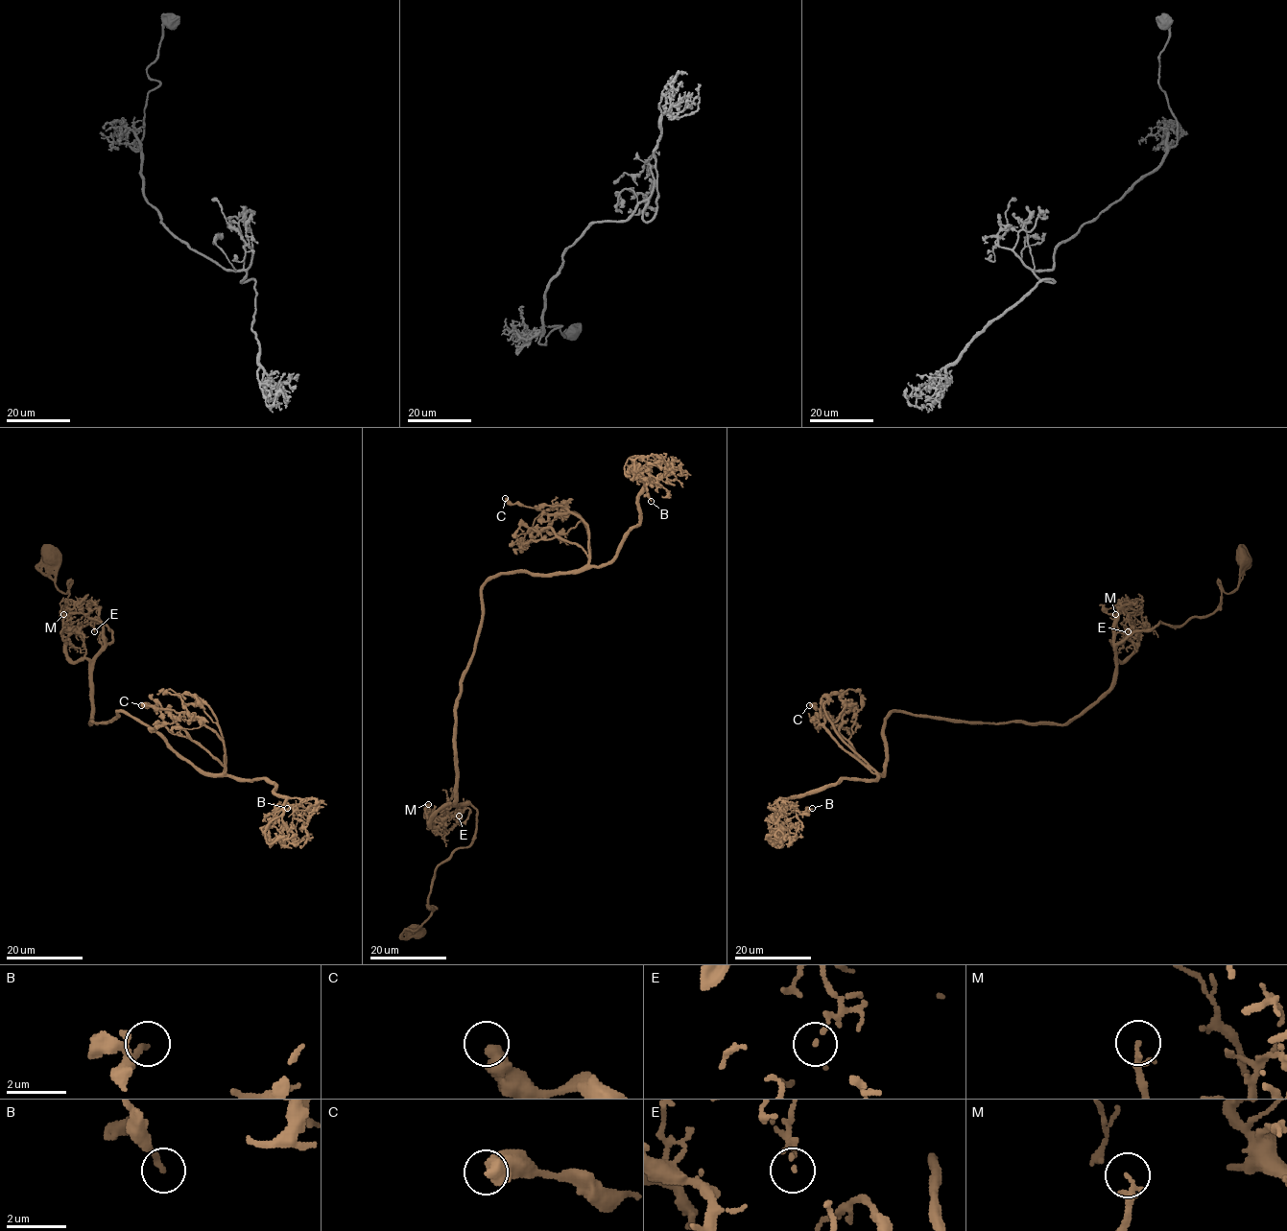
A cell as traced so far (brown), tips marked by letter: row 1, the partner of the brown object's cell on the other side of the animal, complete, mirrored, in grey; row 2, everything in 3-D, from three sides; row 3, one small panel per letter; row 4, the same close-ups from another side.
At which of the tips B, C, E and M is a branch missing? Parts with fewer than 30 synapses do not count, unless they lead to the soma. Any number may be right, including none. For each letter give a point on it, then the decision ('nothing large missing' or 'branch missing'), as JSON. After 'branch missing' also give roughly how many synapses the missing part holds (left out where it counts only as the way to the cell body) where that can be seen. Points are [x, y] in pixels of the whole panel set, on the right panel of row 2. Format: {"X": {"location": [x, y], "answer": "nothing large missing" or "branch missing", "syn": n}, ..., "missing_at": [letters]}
{"B": {"location": [812, 808], "answer": "nothing large missing"}, "C": {"location": [809, 705], "answer": "nothing large missing"}, "E": {"location": [1128, 631], "answer": "nothing large missing"}, "M": {"location": [1115, 614], "answer": "nothing large missing"}, "missing_at": []}

